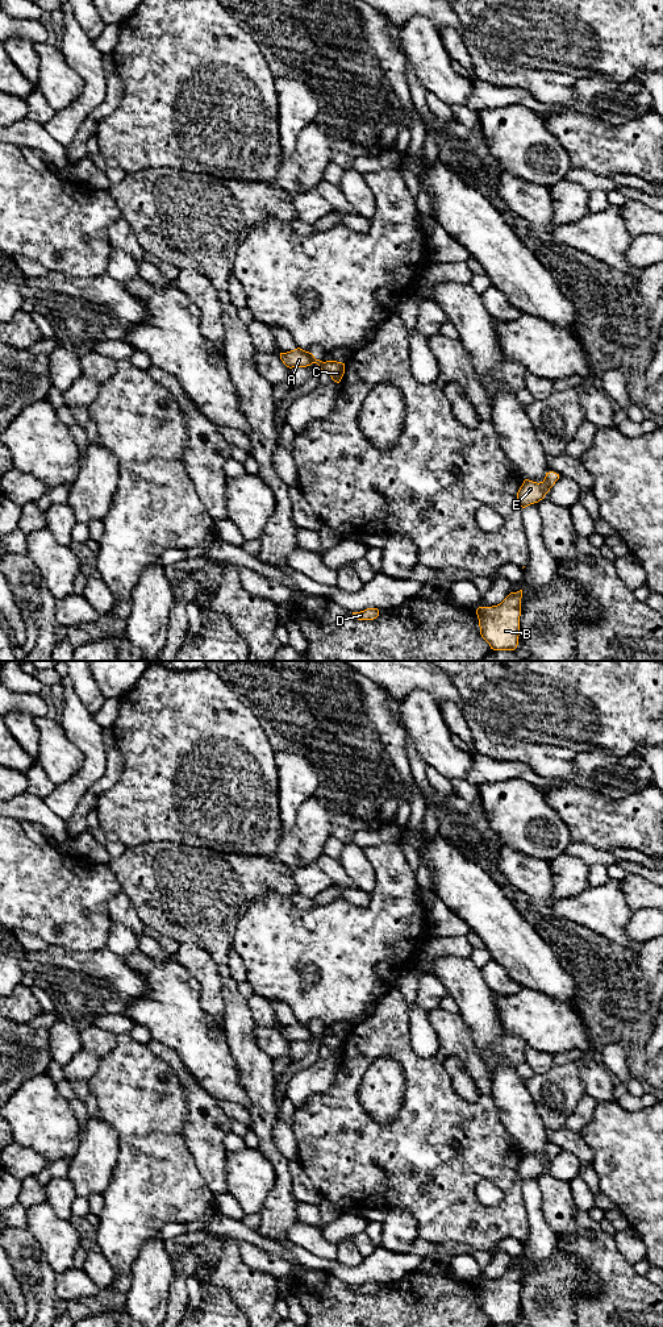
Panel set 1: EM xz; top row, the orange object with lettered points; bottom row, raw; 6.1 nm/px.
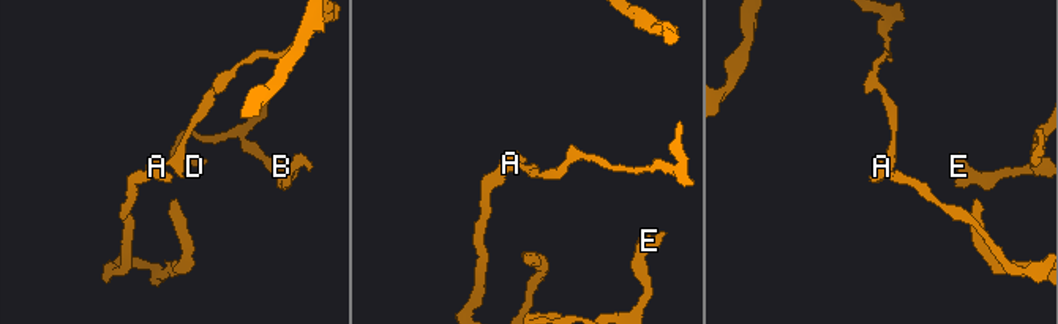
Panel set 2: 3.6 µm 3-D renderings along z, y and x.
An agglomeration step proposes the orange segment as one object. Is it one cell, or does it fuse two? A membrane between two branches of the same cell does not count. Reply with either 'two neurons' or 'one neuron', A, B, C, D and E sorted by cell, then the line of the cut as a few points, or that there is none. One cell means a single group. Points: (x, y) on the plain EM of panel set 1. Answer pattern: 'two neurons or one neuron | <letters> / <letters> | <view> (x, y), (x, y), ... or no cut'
two neurons | A B E / C D | xz (313, 1030), (311, 1036)

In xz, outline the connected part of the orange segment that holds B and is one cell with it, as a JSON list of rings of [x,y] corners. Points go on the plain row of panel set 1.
[[[522,1264],[510,1266],[500,1278],[479,1281],[480,1309],[493,1324],[514,1324],[518,1319]]]

